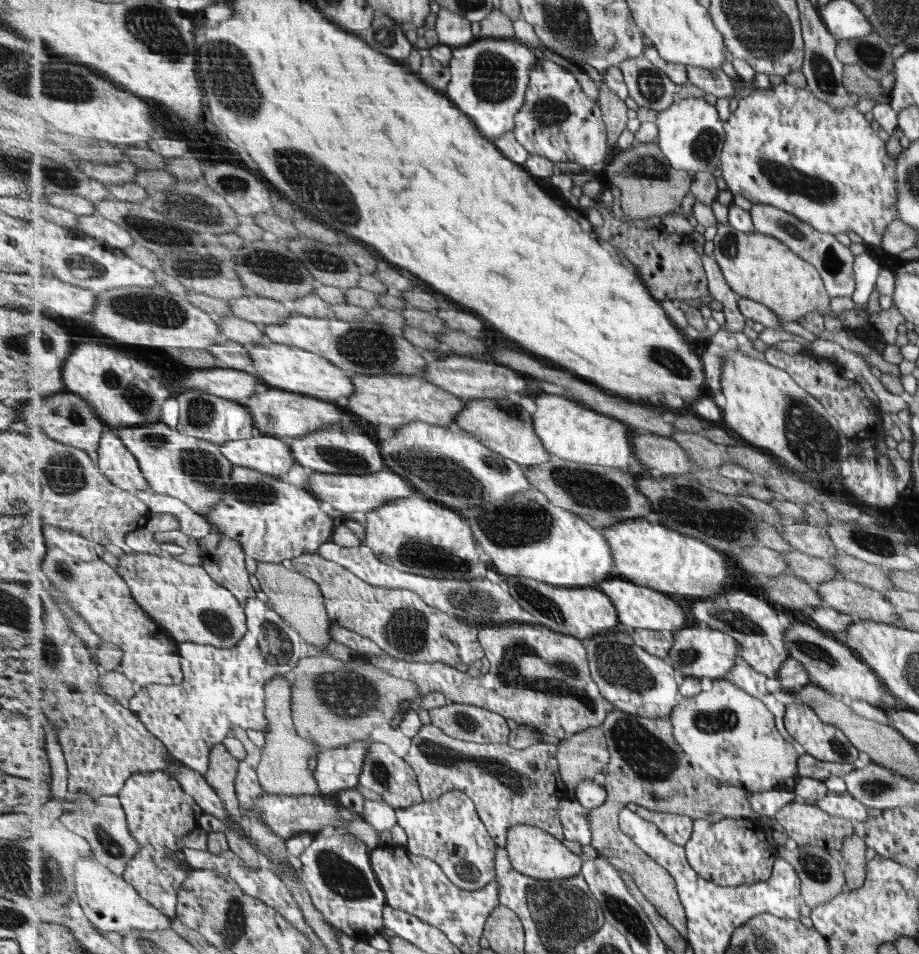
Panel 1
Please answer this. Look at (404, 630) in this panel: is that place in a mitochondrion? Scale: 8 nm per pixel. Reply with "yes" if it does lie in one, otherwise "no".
yes

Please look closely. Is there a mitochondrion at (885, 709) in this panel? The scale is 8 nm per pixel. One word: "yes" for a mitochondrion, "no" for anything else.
no

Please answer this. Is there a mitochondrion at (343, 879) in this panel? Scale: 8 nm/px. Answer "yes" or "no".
yes

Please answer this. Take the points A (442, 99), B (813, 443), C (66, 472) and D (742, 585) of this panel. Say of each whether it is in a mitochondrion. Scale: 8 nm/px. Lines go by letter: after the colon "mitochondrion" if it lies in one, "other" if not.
A: other
B: mitochondrion
C: mitochondrion
D: other

